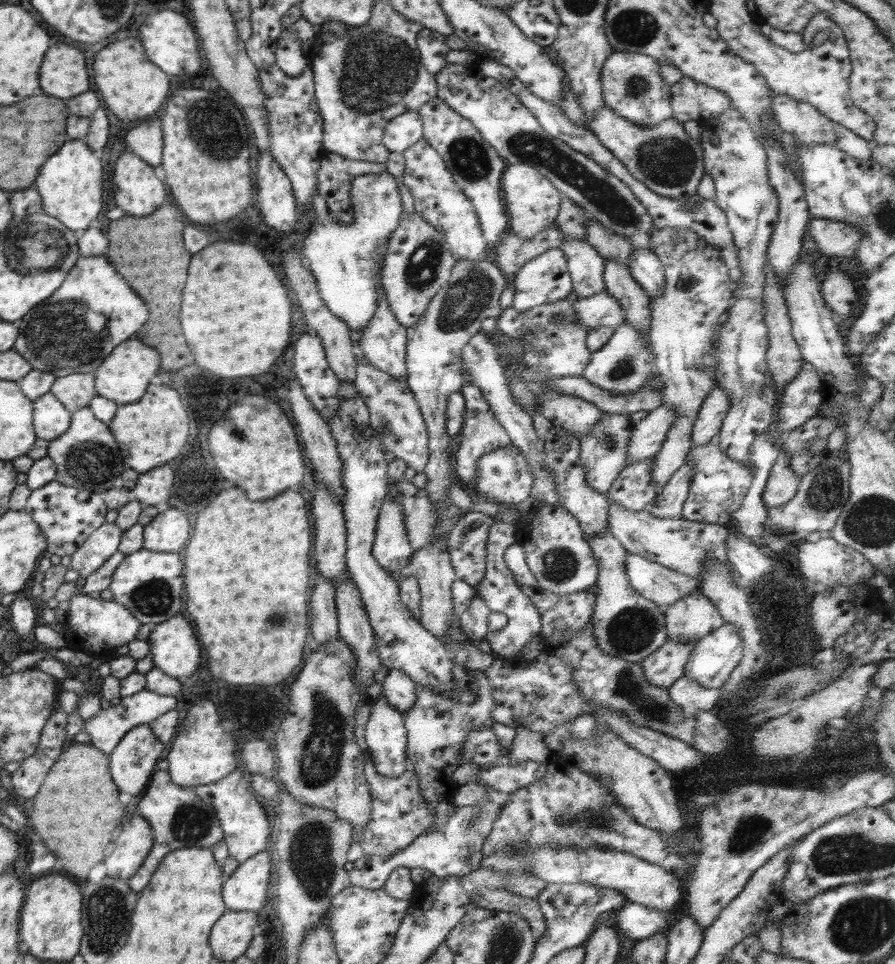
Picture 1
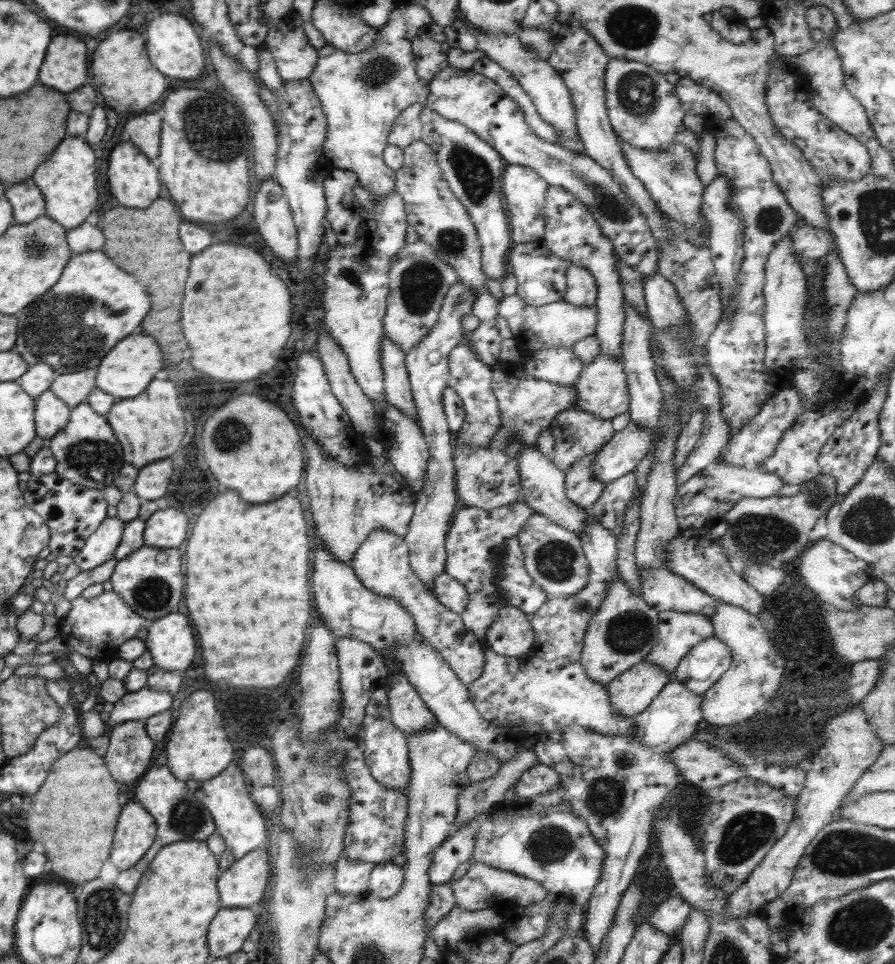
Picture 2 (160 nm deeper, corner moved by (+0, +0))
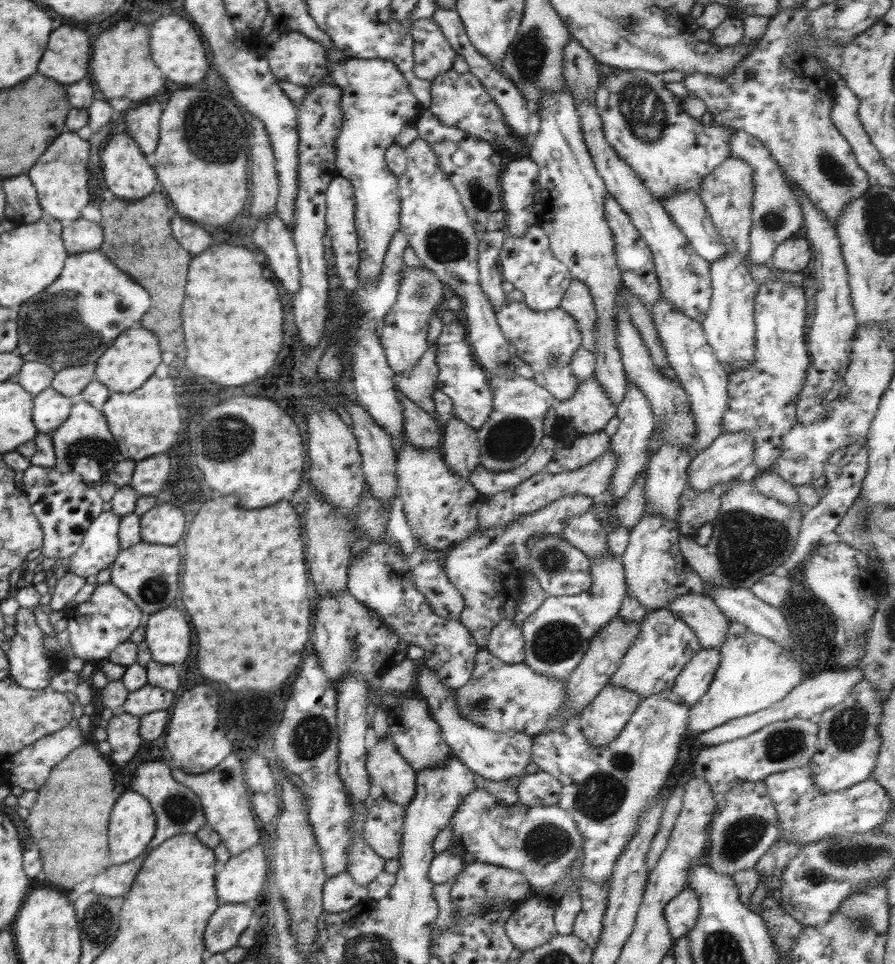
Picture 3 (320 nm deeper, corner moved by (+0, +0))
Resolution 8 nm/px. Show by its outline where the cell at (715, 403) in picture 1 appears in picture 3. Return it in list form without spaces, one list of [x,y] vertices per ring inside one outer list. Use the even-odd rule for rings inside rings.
[[[667,442],[653,454],[653,457],[649,458],[649,465],[645,472],[646,486],[644,486],[644,493],[646,493],[648,498],[646,499],[645,513],[663,514],[662,518],[674,520],[678,524],[679,498],[682,497],[682,493],[686,491],[688,486],[687,468],[692,457],[693,454],[685,446]]]

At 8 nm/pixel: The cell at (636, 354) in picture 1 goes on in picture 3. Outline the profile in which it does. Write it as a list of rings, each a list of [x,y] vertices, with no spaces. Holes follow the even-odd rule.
[[[594,376],[579,383],[576,392],[568,400],[558,401],[555,408],[558,426],[568,426],[566,436],[603,430],[618,412]]]

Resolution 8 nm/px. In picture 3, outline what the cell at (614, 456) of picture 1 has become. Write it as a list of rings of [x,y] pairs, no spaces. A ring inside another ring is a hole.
[[[583,495],[562,496],[548,506],[535,510],[532,514],[519,516],[517,520],[513,520],[513,522],[507,524],[498,536],[490,538],[477,528],[477,531],[472,536],[455,544],[453,548],[446,552],[446,555],[440,558],[448,580],[460,591],[464,599],[465,605],[457,622],[466,626],[466,629],[474,637],[479,649],[485,648],[488,644],[490,633],[494,627],[500,625],[502,620],[516,616],[517,606],[525,595],[523,581],[525,580],[526,572],[533,573],[527,542],[533,536],[541,536],[541,534],[553,534],[553,536],[560,537],[561,532],[565,529],[567,520],[573,516],[588,512],[594,502],[592,498]]]

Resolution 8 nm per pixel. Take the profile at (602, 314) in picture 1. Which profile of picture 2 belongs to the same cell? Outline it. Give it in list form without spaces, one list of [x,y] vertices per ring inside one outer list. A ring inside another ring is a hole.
[[[517,294],[504,295],[498,303],[499,315],[508,322],[508,328],[518,346],[522,358],[532,355],[544,347],[571,348],[576,342],[595,334],[597,308],[592,306],[574,306],[564,300],[551,302],[544,306],[526,304]]]

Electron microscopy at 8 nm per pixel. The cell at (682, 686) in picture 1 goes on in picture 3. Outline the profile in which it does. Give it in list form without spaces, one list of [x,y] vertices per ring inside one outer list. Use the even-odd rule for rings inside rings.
[[[670,688],[642,699],[620,734],[612,742],[608,742],[608,746],[590,746],[576,717],[571,718],[562,728],[542,732],[534,737],[530,763],[562,783],[557,805],[574,819],[578,833],[584,839],[584,863],[581,872],[582,876],[595,882],[594,884],[609,888],[609,880],[614,874],[614,864],[618,856],[636,836],[638,819],[659,796],[662,787],[666,786],[670,770],[678,758],[680,741],[687,733],[690,707],[690,704],[682,701]]]

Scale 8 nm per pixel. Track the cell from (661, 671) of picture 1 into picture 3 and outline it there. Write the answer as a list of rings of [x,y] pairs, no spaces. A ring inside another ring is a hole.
[[[607,684],[578,714],[578,725],[590,746],[608,746],[642,700],[635,690]]]

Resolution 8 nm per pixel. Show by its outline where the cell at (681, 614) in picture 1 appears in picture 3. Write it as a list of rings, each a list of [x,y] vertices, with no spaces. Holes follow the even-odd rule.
[[[660,608],[646,613],[642,630],[628,647],[618,668],[610,677],[609,684],[617,684],[635,690],[642,699],[671,688],[684,665],[701,649],[694,631],[670,609]]]

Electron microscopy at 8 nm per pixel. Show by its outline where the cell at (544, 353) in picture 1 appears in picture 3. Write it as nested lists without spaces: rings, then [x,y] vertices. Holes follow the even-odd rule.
[[[554,366],[544,373],[536,373],[534,382],[548,390],[558,401],[568,400],[576,392],[579,384],[578,379],[572,375],[570,366],[564,368]]]

